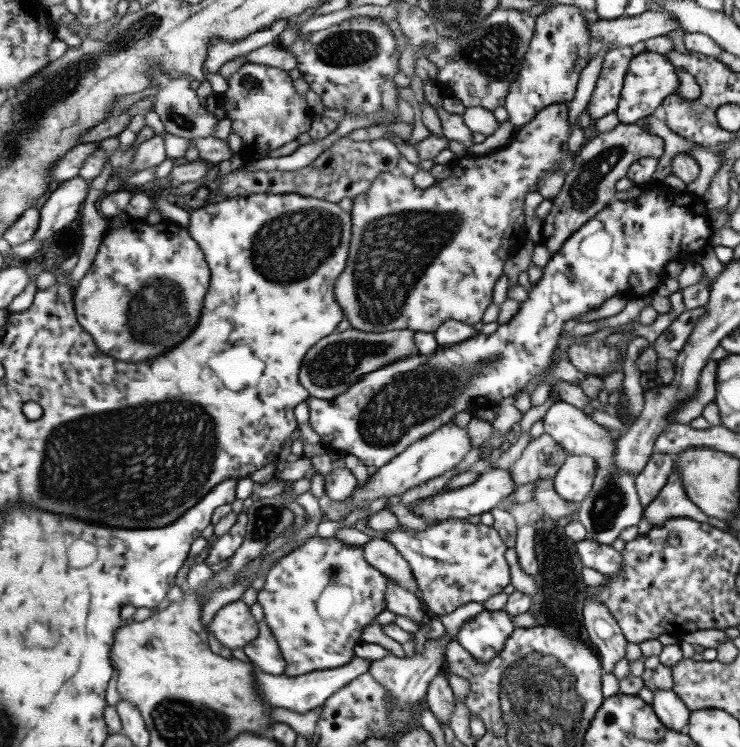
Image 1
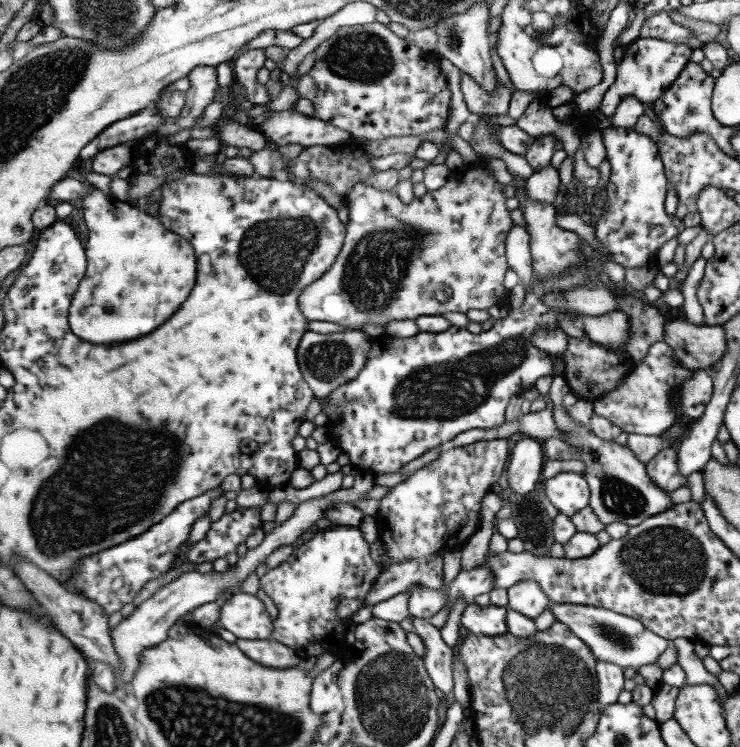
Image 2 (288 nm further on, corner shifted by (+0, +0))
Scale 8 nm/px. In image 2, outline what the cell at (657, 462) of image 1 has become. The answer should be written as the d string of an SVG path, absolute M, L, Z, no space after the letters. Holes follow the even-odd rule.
M663 448L655 458L645 464L645 468L649 480L657 484L663 492L675 492L677 488L687 486L687 480L679 474L675 448Z

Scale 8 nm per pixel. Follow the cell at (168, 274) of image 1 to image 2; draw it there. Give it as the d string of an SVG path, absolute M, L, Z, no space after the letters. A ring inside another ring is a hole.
M95 190L93 194L83 198L83 216L89 226L89 240L87 240L89 270L81 280L77 294L73 296L69 316L73 334L93 344L127 342L151 334L157 326L161 326L167 318L171 318L191 294L199 270L195 246L183 240L183 236L167 230L167 226L163 226L159 218L145 214L131 202L121 202L115 196L107 198L101 190Z

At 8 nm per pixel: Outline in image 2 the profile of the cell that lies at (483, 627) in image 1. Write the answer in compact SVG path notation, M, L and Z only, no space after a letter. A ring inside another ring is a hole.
M477 606L465 608L461 618L461 632L469 636L503 636L507 632L507 608L503 606Z

